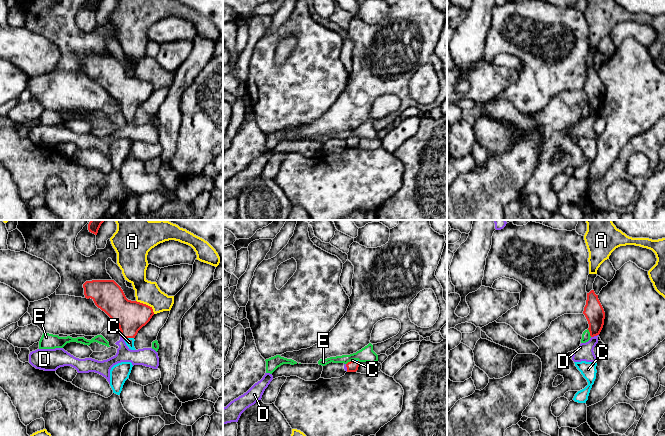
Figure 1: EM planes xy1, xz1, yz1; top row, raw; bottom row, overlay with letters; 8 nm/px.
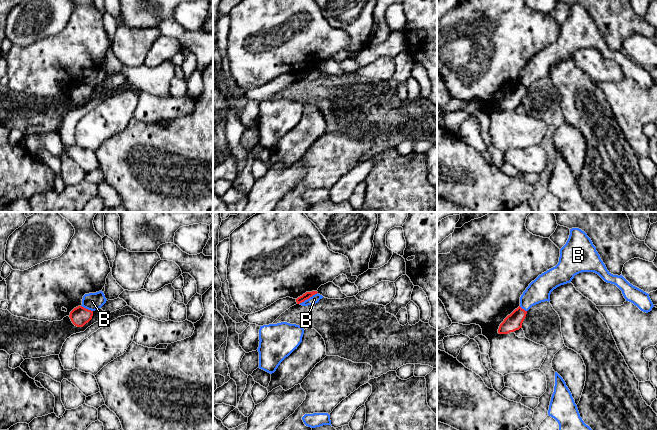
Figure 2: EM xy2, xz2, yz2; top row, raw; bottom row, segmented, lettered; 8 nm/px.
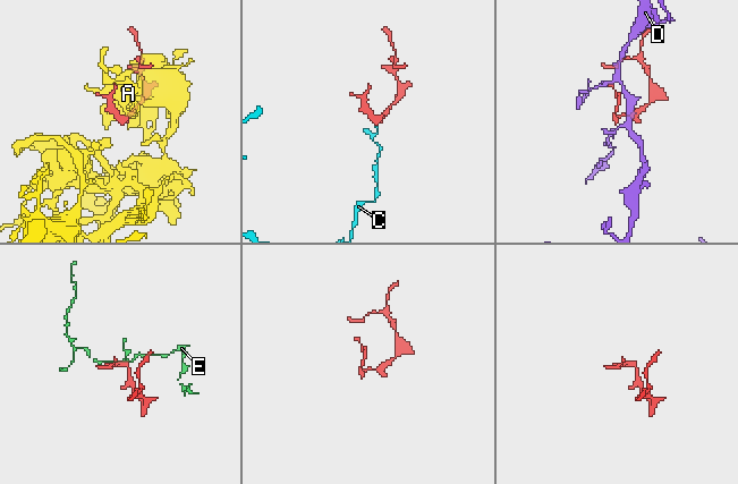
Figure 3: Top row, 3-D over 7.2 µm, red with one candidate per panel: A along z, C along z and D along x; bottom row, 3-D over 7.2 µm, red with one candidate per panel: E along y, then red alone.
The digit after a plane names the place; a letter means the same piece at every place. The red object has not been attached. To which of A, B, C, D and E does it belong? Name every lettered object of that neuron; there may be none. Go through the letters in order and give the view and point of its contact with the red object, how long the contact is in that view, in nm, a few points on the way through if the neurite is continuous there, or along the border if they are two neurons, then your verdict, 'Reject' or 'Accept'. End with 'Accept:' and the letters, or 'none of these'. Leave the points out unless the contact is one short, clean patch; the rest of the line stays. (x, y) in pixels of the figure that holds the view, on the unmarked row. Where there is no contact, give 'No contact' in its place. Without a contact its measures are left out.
A: Touches red at xy1 (145, 80). Shared border 190 nm. Reject
B: Touches red at xz2 (308, 74). Shared border 180 nm. Boundary: xz2 (317, 68), (299, 79). Reject
C: Touches red at xy1 (129, 113). Shared border 80 nm. Path across: xy1 (131, 92), (129, 113), (129, 118). Accept
D: Touches red at yz1 (594, 111). Shared border 70 nm. Boundary: yz1 (598, 110), (591, 113). Reject
E: Touches red at yz1 (590, 109). Shared border 70 nm. Boundary: yz1 (587, 105), (591, 112). Reject
Accept: C

